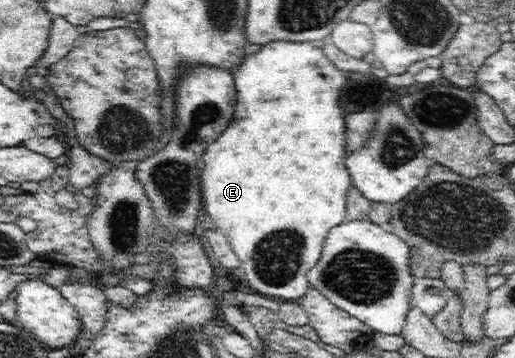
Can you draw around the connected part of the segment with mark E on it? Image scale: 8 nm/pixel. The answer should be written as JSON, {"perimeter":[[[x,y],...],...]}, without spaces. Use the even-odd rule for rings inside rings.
{"perimeter":[[[309,41],[269,42],[229,71],[238,94],[237,104],[233,122],[203,153],[203,208],[215,222],[212,226],[225,232],[241,261],[238,276],[243,286],[280,301],[298,302],[309,288],[306,274],[320,260],[328,232],[346,221],[346,200],[352,182],[346,167],[347,116],[339,98],[346,76],[327,57],[320,43]]]}

